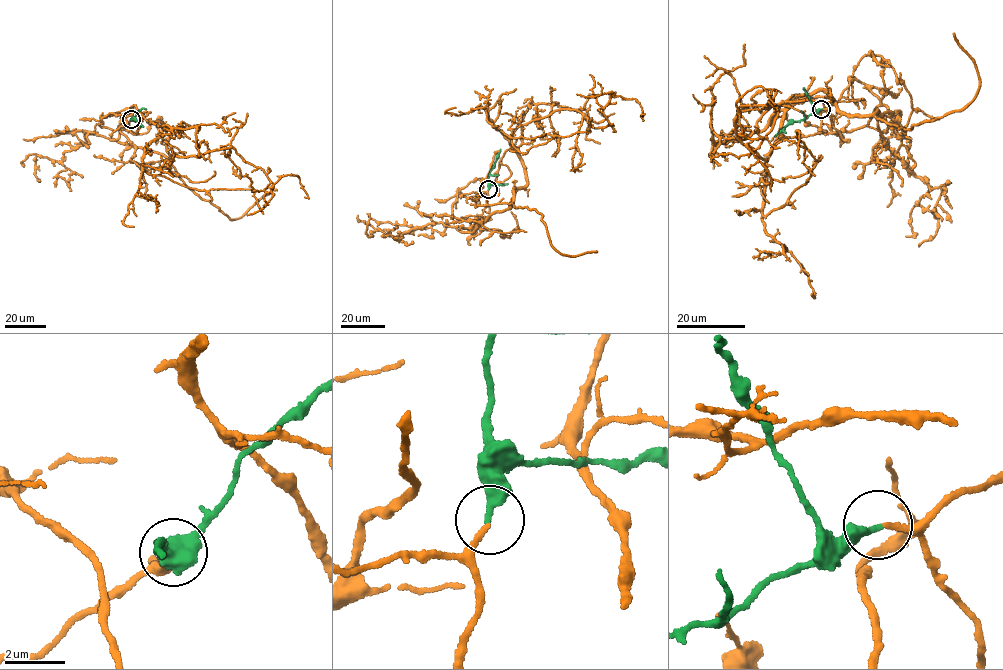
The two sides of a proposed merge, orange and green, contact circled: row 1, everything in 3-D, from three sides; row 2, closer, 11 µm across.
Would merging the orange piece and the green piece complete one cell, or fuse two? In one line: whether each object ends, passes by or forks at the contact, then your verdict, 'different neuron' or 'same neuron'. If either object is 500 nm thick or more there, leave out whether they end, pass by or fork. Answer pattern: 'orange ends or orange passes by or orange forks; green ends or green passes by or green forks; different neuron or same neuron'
orange ends; green ends; same neuron

